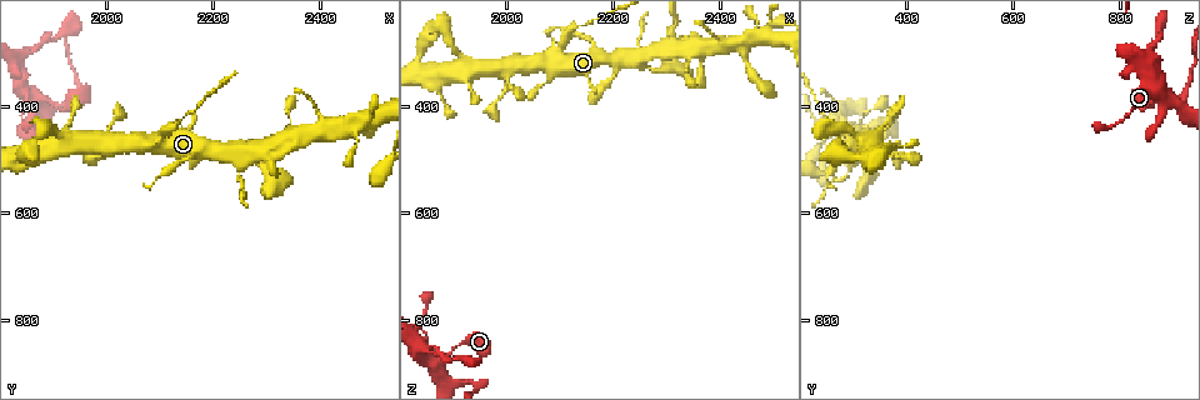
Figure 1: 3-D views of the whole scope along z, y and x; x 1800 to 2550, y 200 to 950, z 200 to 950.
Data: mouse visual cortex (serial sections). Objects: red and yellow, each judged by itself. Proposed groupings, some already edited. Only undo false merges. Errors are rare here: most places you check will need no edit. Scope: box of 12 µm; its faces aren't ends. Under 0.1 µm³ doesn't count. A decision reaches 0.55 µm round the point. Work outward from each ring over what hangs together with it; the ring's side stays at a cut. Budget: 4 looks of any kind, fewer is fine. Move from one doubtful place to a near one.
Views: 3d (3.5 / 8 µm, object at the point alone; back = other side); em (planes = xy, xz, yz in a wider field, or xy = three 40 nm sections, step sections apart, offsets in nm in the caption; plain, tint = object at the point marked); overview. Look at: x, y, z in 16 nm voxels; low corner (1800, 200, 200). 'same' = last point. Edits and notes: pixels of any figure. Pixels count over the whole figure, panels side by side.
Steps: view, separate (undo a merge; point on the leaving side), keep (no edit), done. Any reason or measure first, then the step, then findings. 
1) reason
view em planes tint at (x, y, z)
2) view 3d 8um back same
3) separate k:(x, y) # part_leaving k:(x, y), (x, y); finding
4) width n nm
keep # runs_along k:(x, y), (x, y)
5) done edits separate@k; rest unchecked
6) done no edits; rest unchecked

thick turns thin
view em xy step 2 tint at (2320, 525, 255)

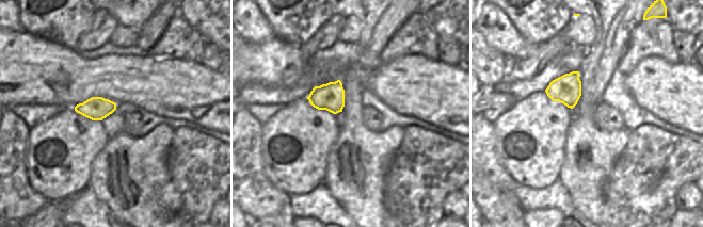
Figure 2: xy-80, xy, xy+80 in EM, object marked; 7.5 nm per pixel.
see where the arms go
view 3d 3.5um same

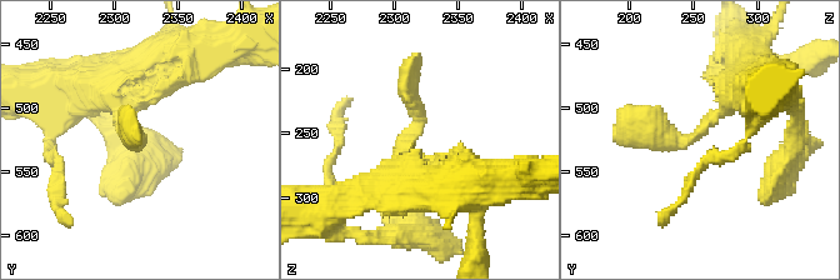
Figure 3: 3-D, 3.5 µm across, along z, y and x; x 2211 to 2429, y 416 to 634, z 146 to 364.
arm_widths 300, 350 nm
keep # runs_along 3:(378, 193), (416, 125), (409, 70); all the same cell

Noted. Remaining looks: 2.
narrows sharply
view 3d 3.5um at (1875, 385, 885)

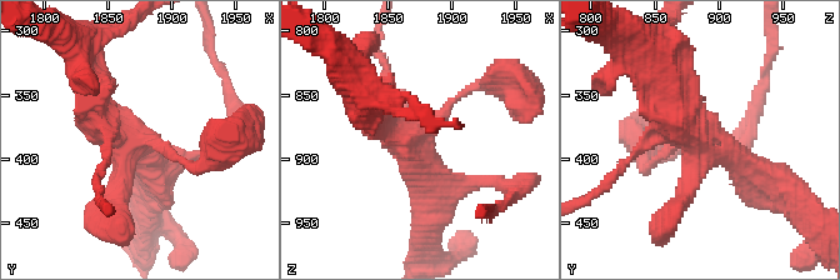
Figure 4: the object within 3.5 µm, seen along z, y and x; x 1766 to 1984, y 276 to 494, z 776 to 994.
view em xy step 3 tint at (1868, 386, 884)

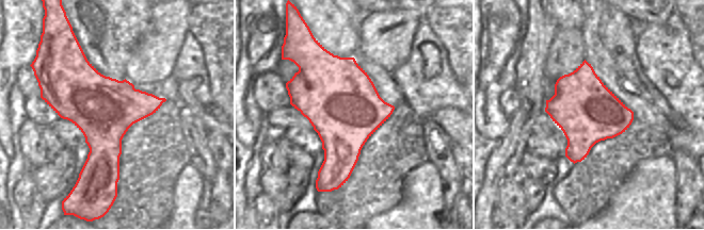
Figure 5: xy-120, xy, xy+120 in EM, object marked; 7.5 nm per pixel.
keep # all the same cell

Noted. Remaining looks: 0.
done no edits; rest unchecked

